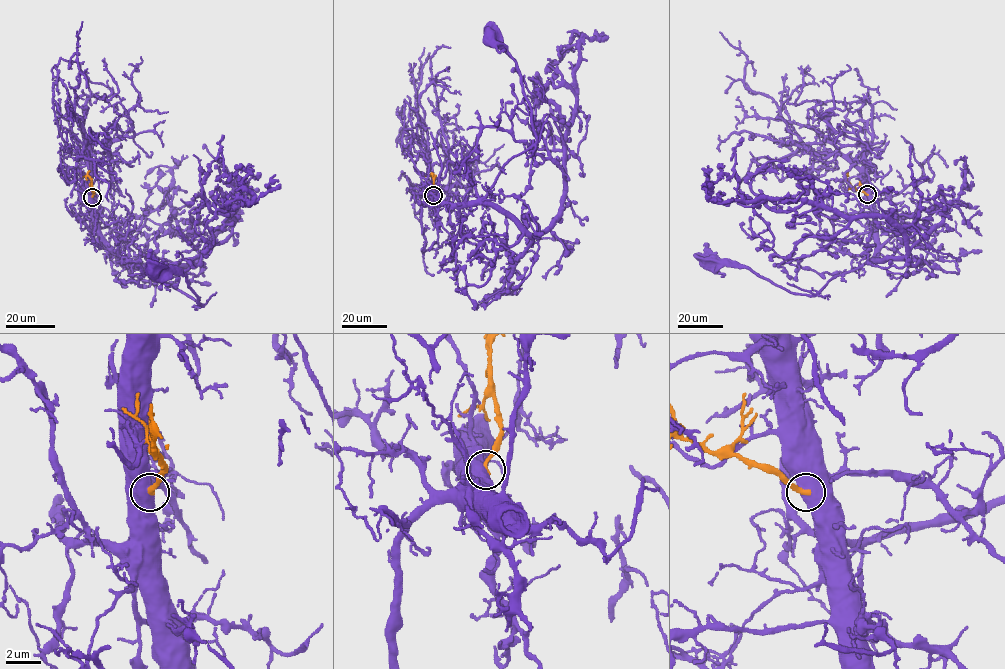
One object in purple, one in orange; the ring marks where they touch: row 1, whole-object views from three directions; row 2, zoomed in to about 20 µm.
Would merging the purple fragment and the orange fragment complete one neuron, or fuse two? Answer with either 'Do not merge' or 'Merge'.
Do not merge

